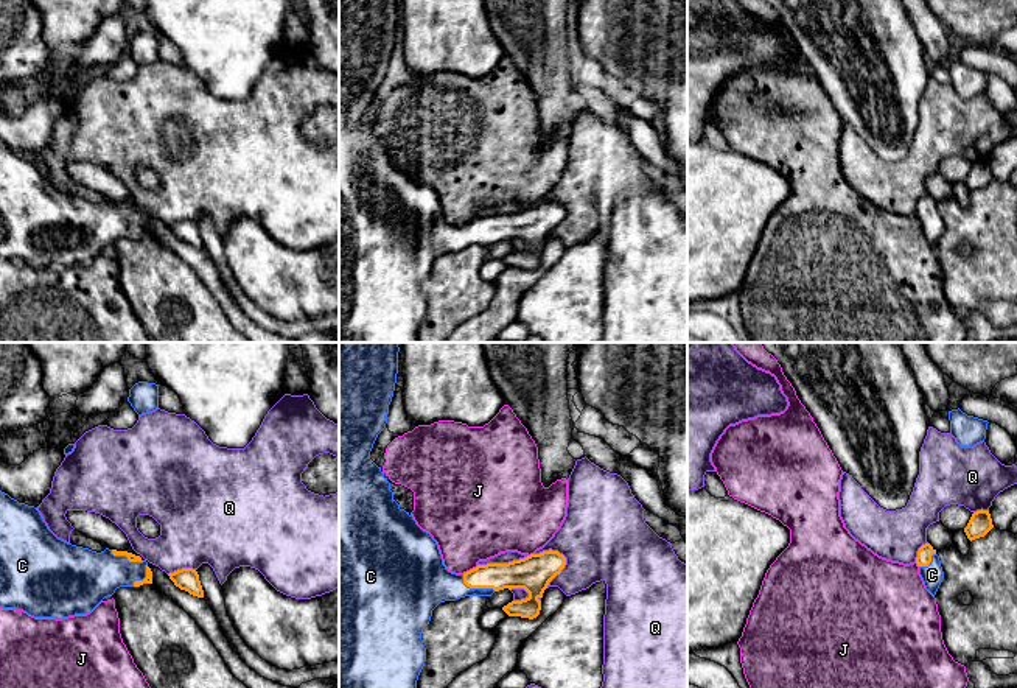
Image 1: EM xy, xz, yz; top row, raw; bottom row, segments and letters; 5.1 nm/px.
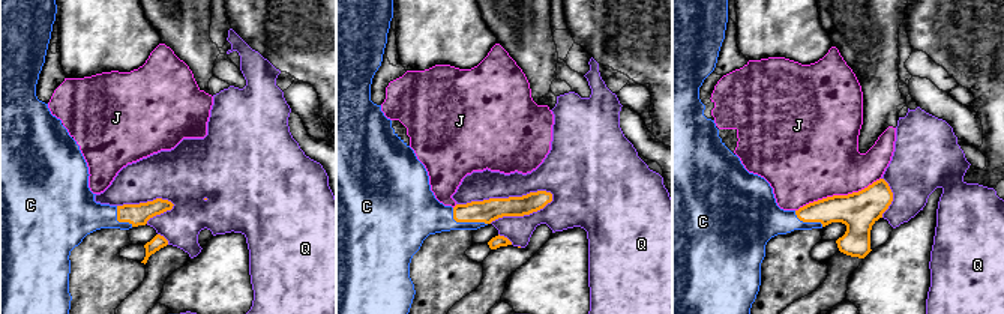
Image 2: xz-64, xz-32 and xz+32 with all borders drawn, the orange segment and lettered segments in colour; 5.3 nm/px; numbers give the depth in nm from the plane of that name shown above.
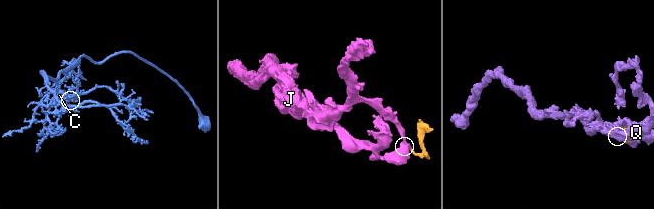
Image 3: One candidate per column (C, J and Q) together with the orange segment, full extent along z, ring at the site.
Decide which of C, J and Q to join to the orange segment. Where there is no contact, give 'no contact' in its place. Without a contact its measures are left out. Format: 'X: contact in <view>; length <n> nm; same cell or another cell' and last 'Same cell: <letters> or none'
C: contact in xz; length 190 nm; same cell
J: contact in xz; length 100 nm; another cell
Q: contact in xz; length 200 nm; another cell
Same cell: C

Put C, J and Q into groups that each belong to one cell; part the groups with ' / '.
C / J / Q

